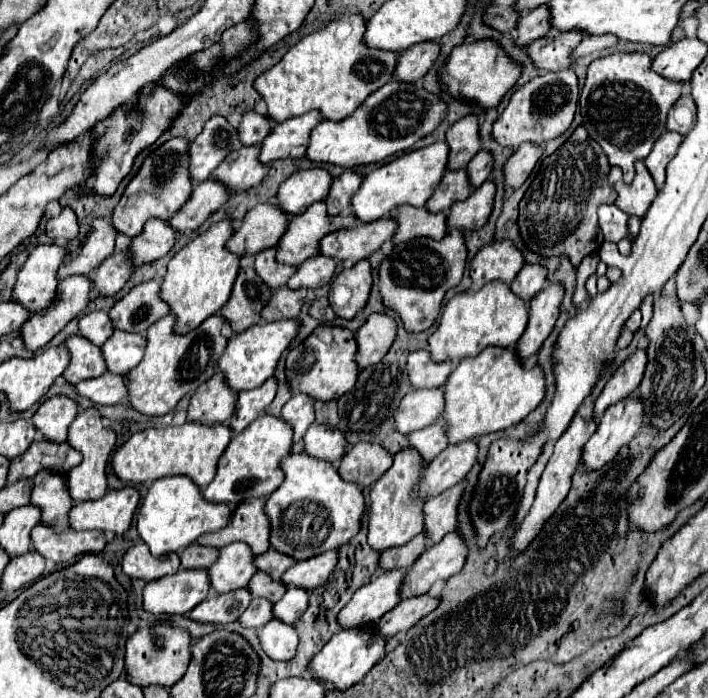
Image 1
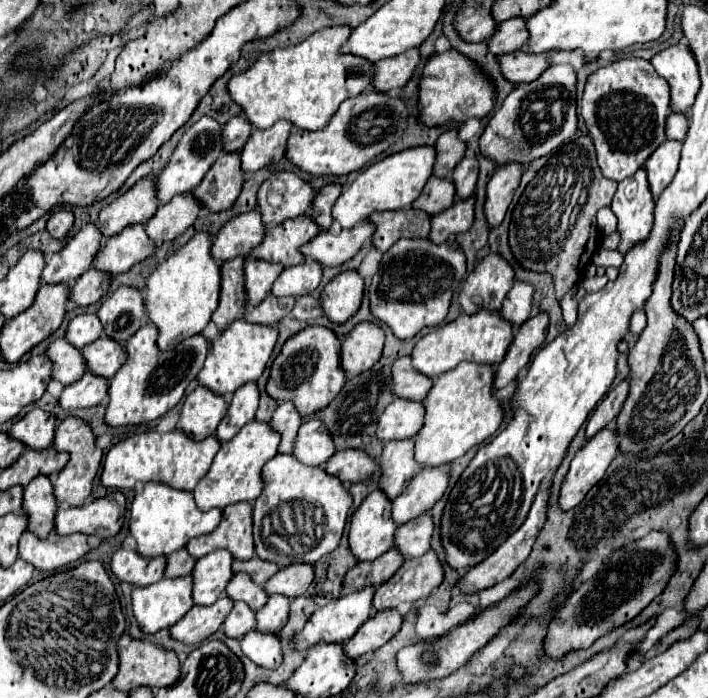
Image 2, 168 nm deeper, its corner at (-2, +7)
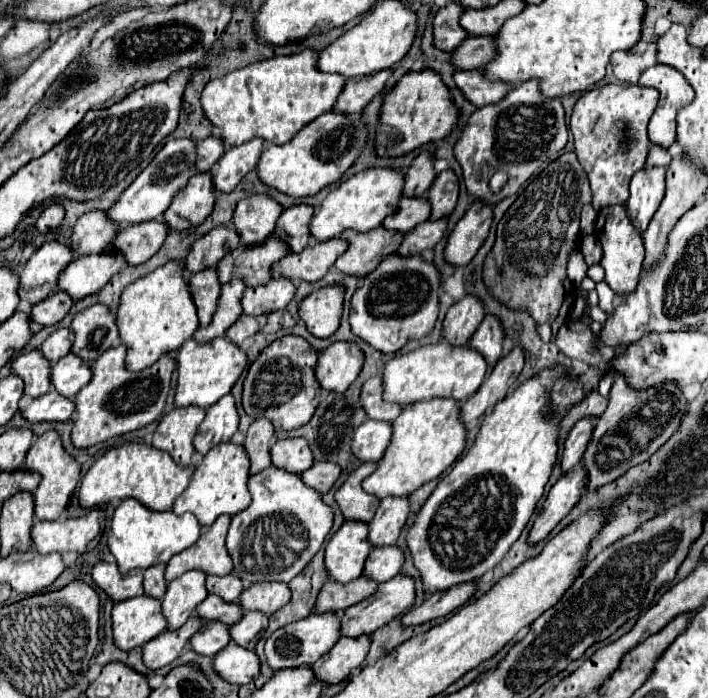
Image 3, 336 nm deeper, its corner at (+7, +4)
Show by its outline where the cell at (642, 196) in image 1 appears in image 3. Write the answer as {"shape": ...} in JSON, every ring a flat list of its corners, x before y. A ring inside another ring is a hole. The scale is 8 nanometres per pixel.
{"shape":[[614,205,614,207,606,207,598,213,598,221,596,221,596,233,594,233,602,245,602,259,600,265,606,273,604,281,608,283,608,287,616,293,616,295,628,295,636,289,638,277,642,273,642,261,644,261,644,243,642,243,642,235,636,233,632,221,626,215,626,209,622,205]]}

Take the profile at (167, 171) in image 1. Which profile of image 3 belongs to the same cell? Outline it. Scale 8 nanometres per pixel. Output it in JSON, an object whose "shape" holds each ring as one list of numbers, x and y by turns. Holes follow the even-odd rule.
{"shape":[[92,211,82,215,72,227,70,249,76,255,104,253,118,229,106,219,106,211]]}

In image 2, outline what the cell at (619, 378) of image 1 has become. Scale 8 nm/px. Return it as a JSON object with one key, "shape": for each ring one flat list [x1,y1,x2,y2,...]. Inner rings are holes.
{"shape":[[627,378,619,382,611,392,607,392,605,398,599,402,599,406,593,410,591,418,587,420,587,438,595,436,601,428,609,426,619,416,623,398,627,398]]}

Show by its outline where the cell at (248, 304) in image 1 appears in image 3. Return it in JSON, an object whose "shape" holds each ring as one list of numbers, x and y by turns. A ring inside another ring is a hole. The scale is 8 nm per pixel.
{"shape":[[212,267,190,275,188,281,190,281,190,295,194,295,194,305,198,309,200,327,206,327,212,321,212,315,216,311,218,297,220,297,218,275]]}

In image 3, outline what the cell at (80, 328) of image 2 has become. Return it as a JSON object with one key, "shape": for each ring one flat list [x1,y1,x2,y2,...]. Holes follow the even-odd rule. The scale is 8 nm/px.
{"shape":[[58,329,54,331,40,347,38,351,50,361,56,363,60,357,64,357,66,353,70,353,70,345,72,345,74,333,70,329]]}

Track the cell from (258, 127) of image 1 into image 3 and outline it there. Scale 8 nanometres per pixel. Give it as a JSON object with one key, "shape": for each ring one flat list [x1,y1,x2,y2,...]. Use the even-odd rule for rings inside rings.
{"shape":[[208,137,204,141,198,141,196,143,196,171,198,173,204,173,204,171,210,171,212,165,222,157,224,153,224,143,220,137]]}

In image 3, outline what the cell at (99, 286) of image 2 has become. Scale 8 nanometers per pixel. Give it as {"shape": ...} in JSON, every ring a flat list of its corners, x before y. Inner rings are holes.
{"shape":[[56,291,52,297,46,297,44,301,32,305,32,311,30,311,30,319,32,323,38,323,42,327,48,327,48,325,56,325,66,313,68,309,72,307,72,299,62,293,62,291]]}

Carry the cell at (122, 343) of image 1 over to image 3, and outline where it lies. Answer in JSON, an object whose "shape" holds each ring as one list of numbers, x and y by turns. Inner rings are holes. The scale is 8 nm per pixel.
{"shape":[[72,353,56,361,50,369,50,383,64,397,74,397,90,381,90,377,90,367]]}

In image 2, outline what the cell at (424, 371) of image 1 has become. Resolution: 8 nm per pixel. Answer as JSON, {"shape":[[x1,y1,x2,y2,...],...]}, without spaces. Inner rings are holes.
{"shape":[[411,356,399,358,393,366,393,392,401,398,423,400,427,396,427,390,431,390,431,382,433,378,415,374,415,370,411,370]]}

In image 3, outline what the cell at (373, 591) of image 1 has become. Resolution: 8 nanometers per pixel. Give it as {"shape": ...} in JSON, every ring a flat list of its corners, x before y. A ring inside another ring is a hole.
{"shape":[[310,613,308,617,304,617,302,621,290,623,278,631,274,631,264,645,264,653,266,653,266,663,274,669,294,669,294,667,302,667,302,665,312,665,314,661,318,661,322,655,326,655,336,641,340,639,340,619,338,613]]}

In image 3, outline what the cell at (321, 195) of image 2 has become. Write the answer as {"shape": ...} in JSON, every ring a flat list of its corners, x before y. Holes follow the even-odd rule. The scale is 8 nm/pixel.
{"shape":[[292,205,286,211,282,211,274,235,280,239,280,233,284,231,284,241,290,247,292,253,302,251,310,243,310,219,314,215,314,209,310,205]]}

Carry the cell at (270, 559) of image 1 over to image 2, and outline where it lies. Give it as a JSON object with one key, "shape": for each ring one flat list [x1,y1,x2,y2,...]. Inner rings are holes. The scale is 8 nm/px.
{"shape":[[259,556,247,560,247,562,239,562,239,560,233,560,233,570,235,572,247,572,255,578,257,584,265,584,277,570,279,566,275,562,269,562,269,560,263,560]]}

